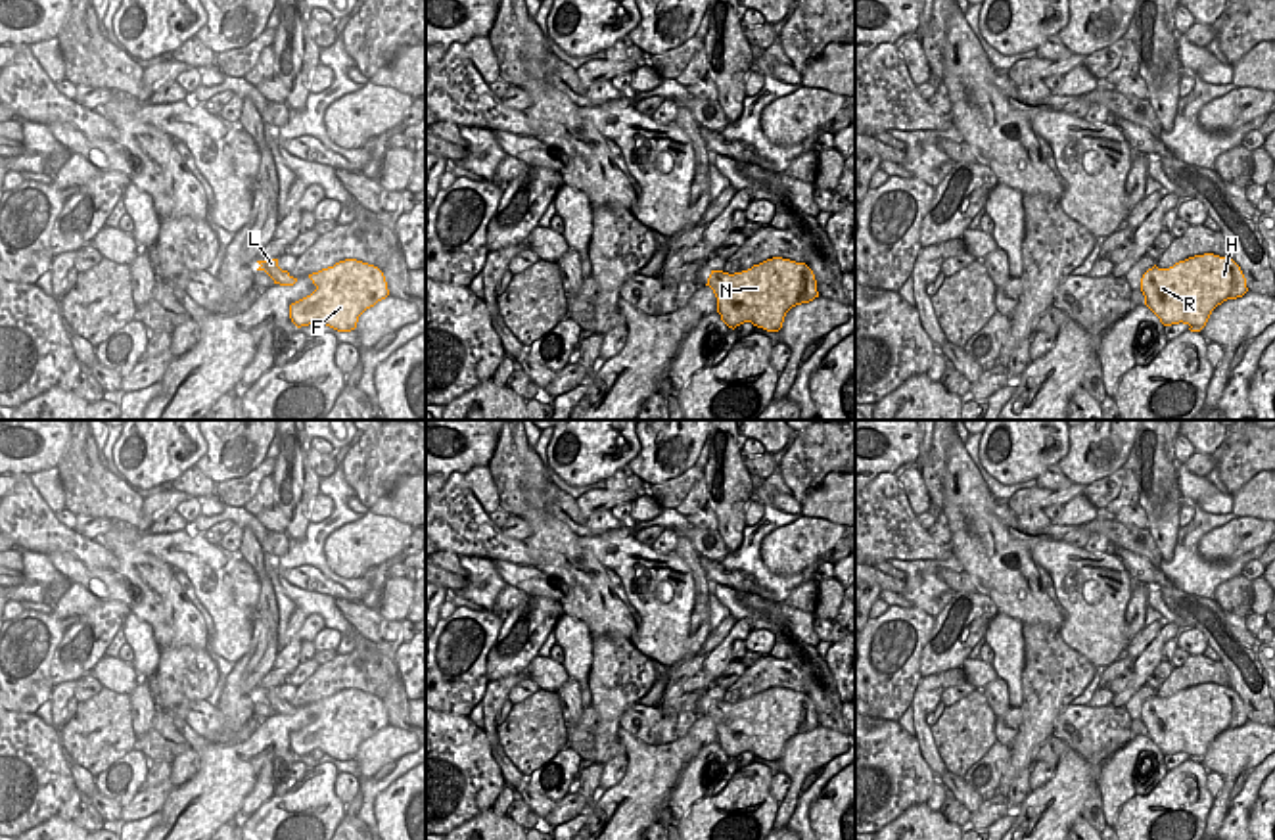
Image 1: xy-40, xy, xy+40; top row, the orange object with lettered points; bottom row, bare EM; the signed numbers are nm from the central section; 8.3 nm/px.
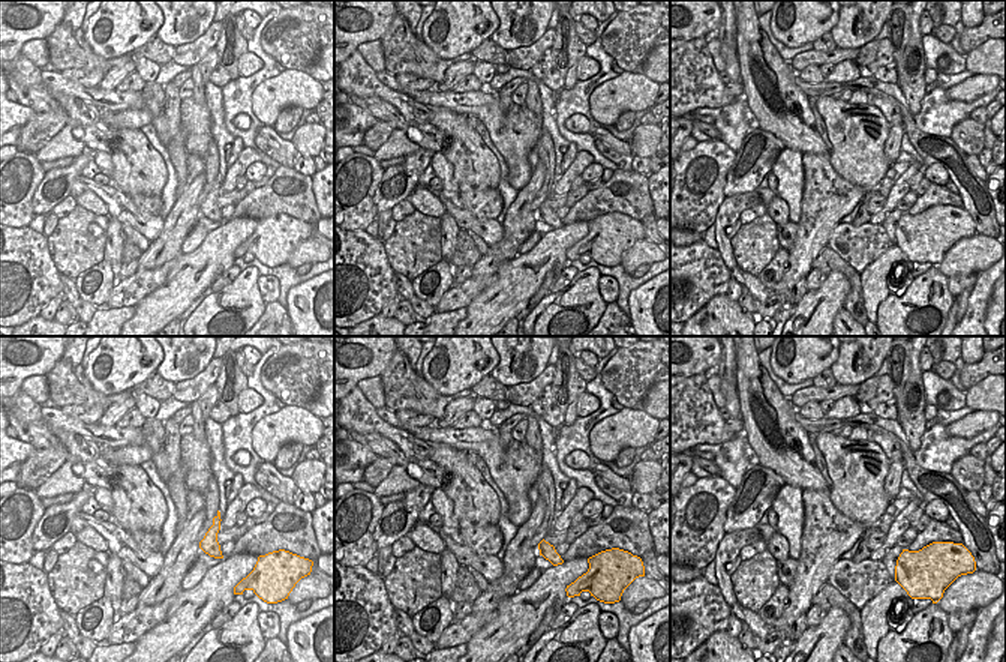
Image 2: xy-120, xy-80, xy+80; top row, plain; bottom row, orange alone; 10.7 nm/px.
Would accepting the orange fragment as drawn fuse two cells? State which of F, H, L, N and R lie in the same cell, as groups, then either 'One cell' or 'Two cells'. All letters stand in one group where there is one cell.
Groups: F H L N R. One cell.

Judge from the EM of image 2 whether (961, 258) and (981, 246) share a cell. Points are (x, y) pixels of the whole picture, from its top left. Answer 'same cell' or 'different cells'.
same cell

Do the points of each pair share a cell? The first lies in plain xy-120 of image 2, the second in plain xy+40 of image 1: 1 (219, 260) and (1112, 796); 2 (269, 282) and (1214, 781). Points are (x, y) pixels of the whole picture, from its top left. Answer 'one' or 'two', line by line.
1: two
2: one

